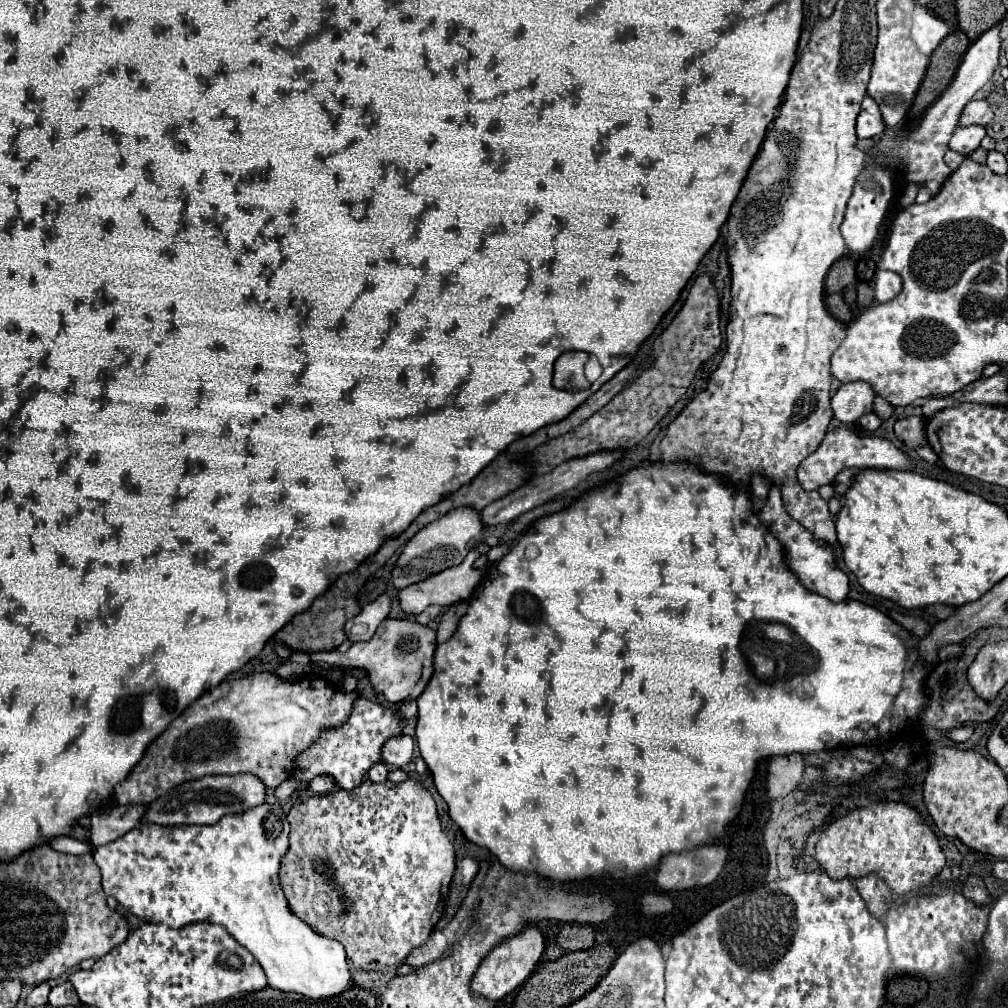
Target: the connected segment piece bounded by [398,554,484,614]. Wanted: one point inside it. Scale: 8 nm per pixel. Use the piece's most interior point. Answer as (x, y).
(446, 588)

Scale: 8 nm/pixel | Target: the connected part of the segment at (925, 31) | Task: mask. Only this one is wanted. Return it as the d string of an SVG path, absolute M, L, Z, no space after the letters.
M920 4L914 6L912 20L914 20L912 22L912 40L916 42L916 46L918 46L918 50L922 54L930 56L950 30L948 30L948 26L940 18L932 16Z

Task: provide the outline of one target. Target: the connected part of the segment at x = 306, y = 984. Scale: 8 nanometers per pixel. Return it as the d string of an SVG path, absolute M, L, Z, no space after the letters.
M262 804L252 808L250 812L242 812L242 814L232 814L232 816L224 816L220 822L212 824L212 826L162 826L162 824L152 824L152 822L144 822L138 828L134 828L132 832L124 834L120 840L114 840L110 844L104 846L96 846L92 856L96 860L96 864L100 866L102 872L102 886L106 896L114 896L118 904L122 904L130 914L152 922L152 924L166 924L170 928L184 928L188 924L194 922L212 922L212 924L220 924L222 928L226 928L226 932L230 936L234 936L244 948L248 948L254 958L260 962L260 966L266 972L268 978L268 986L276 988L276 990L284 990L284 992L298 992L304 994L308 998L328 998L328 996L336 996L340 994L344 988L352 986L354 980L348 972L346 966L346 952L344 946L338 940L332 940L328 936L320 936L314 928L310 928L306 922L302 922L288 906L288 900L284 896L282 884L280 884L280 866L282 866L282 858L286 856L290 844L288 844L288 834L290 834L290 824L286 820L286 814L282 810L280 804Z

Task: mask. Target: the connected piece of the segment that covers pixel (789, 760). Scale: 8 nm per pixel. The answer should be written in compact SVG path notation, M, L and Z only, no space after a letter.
M784 754L784 756L772 756L768 766L768 796L780 798L788 792L796 790L802 782L806 764L802 754Z

